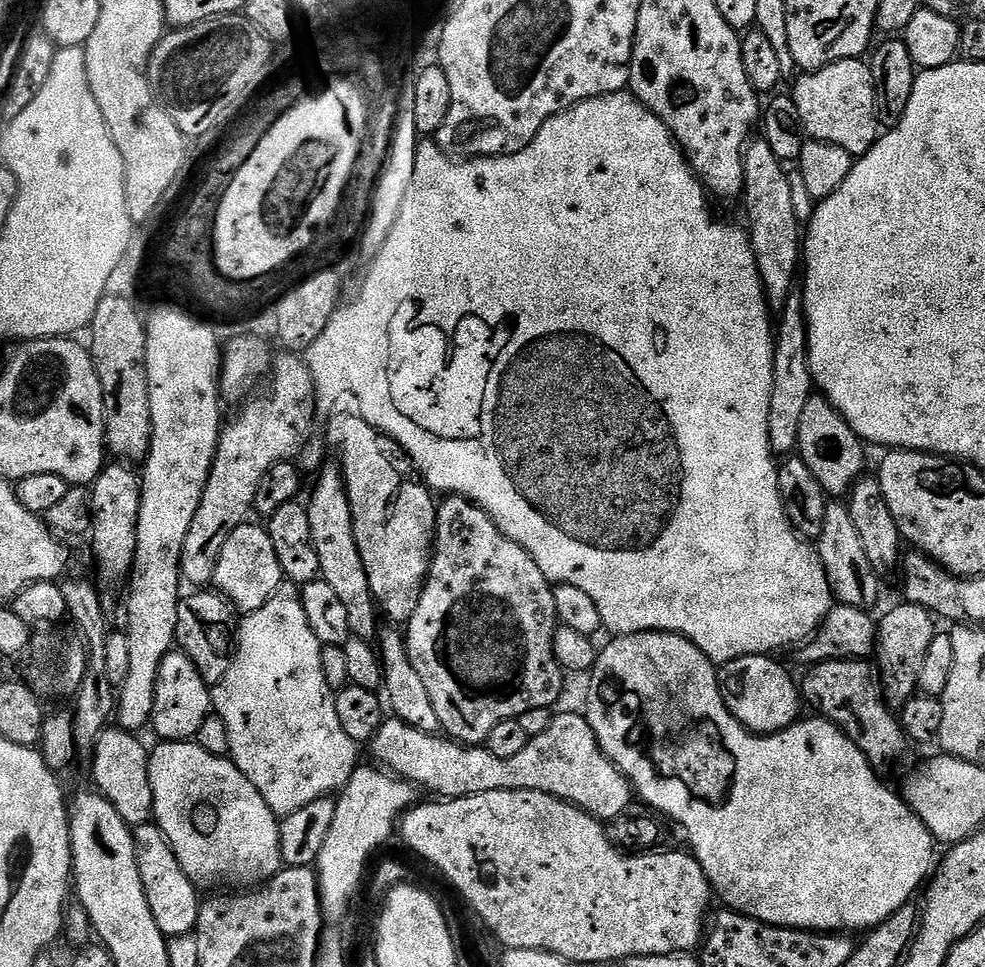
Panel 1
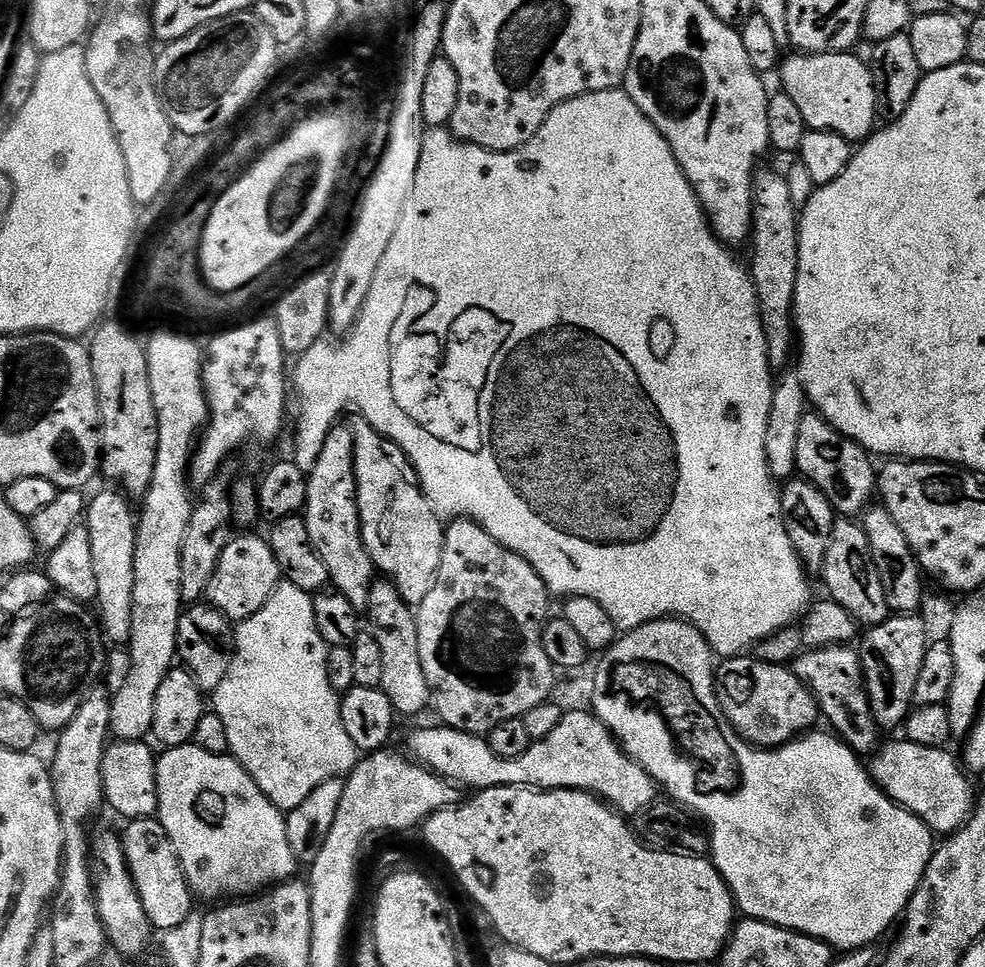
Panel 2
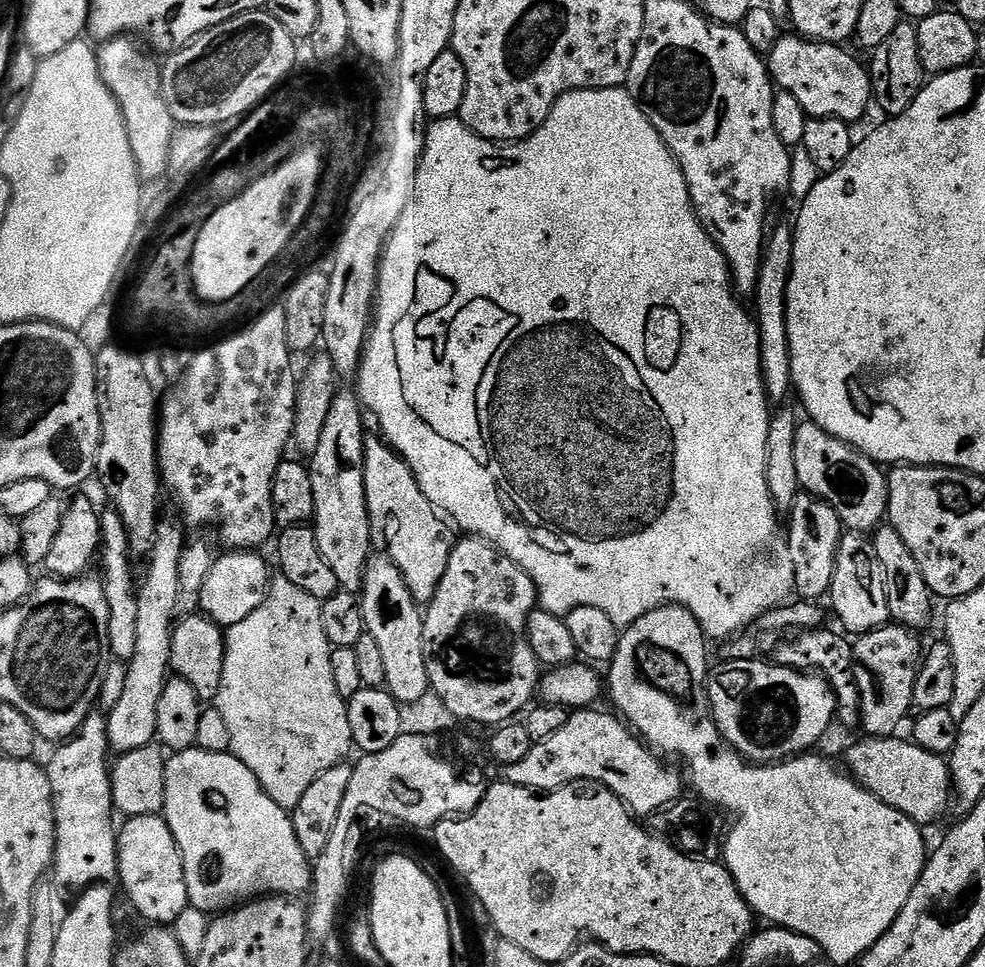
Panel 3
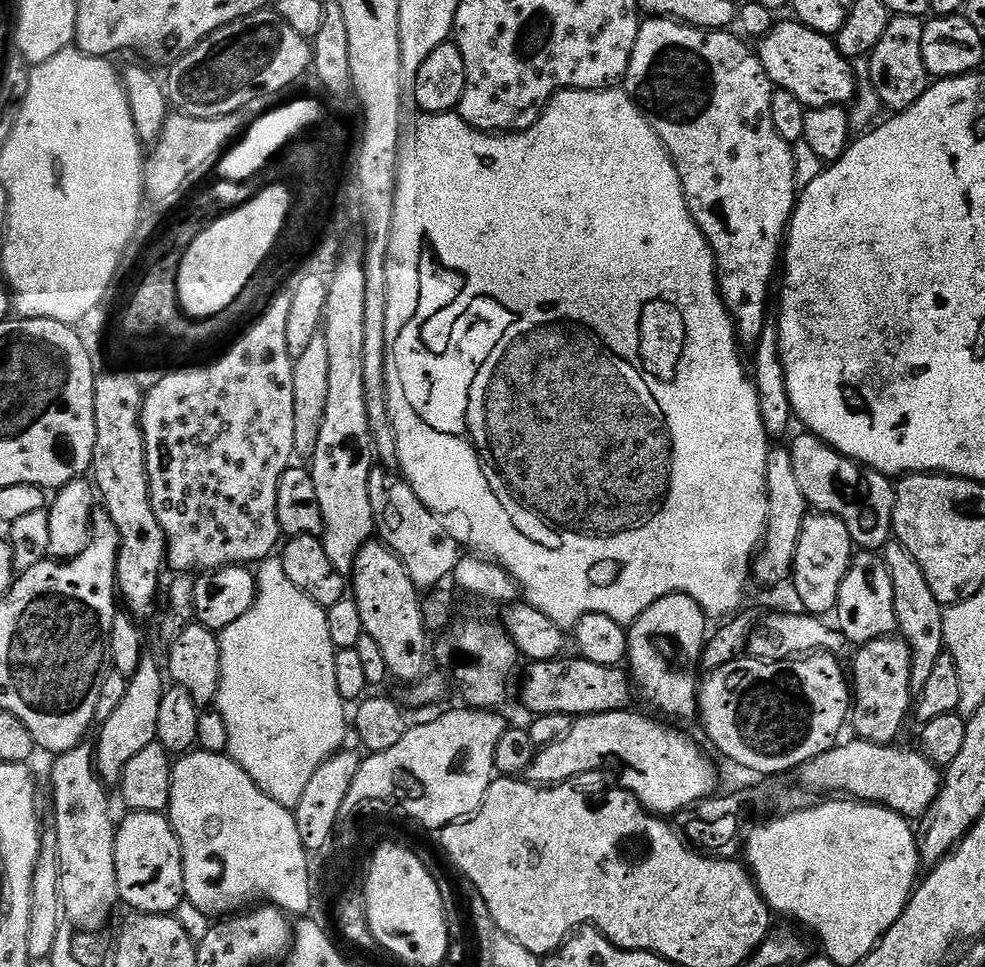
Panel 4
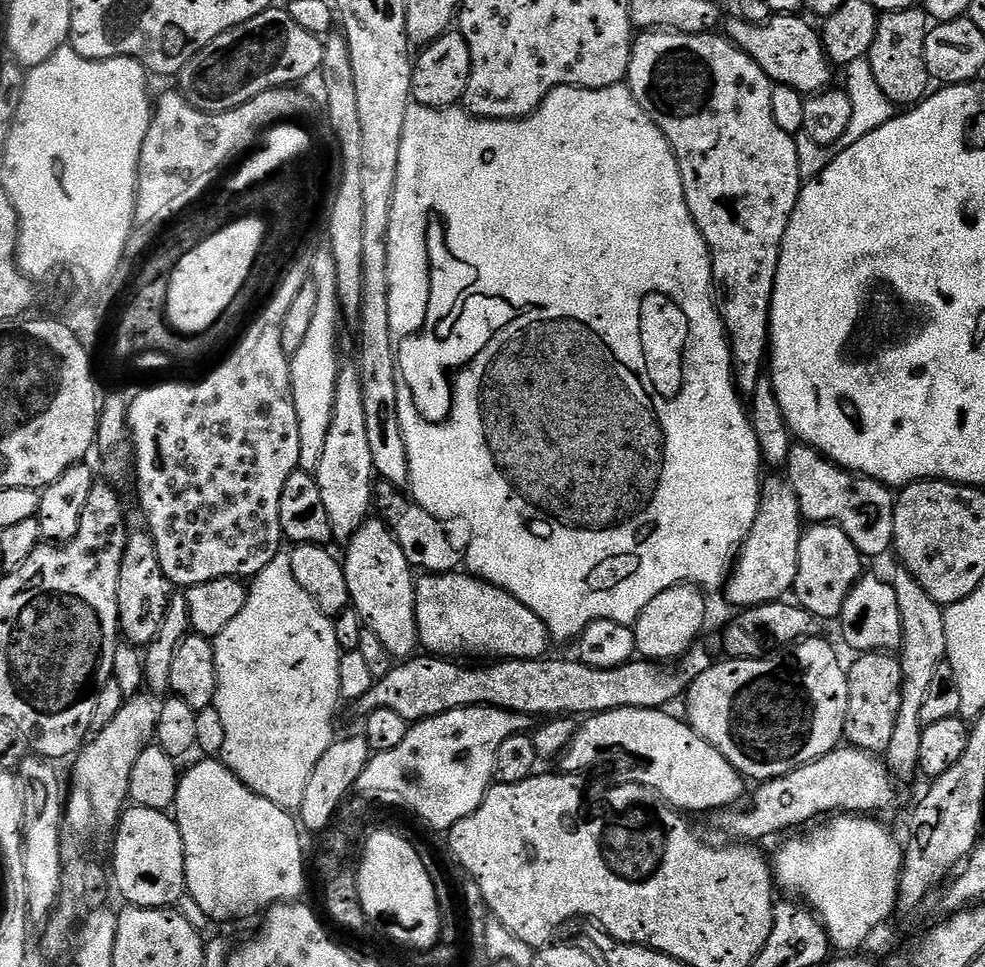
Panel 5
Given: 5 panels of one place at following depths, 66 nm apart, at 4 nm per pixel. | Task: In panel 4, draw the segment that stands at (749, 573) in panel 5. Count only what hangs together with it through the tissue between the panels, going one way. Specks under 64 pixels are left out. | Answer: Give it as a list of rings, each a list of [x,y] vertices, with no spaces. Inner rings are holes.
[[[773,447],[766,462],[766,494],[768,495],[768,526],[764,530],[762,547],[750,569],[760,584],[780,584],[792,575],[792,563],[798,546],[798,530],[810,509],[798,481],[794,479],[794,462],[787,447]]]

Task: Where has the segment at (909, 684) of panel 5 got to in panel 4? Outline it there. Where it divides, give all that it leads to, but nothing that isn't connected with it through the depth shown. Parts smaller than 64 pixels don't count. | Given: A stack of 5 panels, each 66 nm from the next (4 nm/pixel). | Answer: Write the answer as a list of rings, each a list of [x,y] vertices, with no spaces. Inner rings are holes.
[[[889,542],[882,549],[884,565],[890,574],[890,582],[894,586],[894,614],[896,615],[896,627],[899,639],[906,641],[912,655],[912,669],[910,670],[910,682],[913,693],[919,694],[922,686],[930,678],[934,670],[934,662],[946,650],[944,646],[944,608],[934,598],[930,585],[926,582],[926,574],[914,562],[910,550],[902,545]]]

